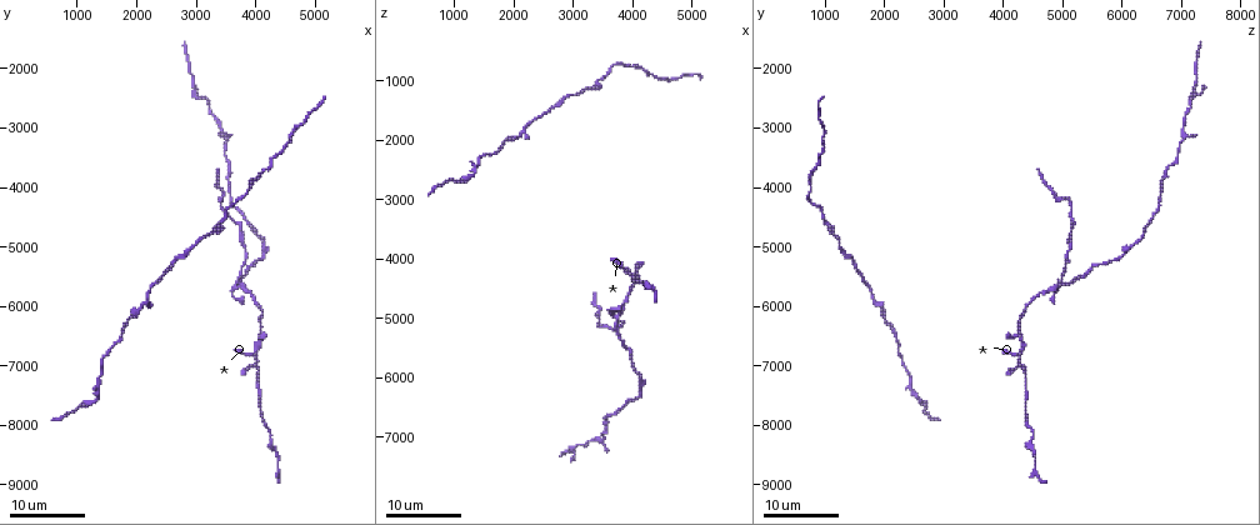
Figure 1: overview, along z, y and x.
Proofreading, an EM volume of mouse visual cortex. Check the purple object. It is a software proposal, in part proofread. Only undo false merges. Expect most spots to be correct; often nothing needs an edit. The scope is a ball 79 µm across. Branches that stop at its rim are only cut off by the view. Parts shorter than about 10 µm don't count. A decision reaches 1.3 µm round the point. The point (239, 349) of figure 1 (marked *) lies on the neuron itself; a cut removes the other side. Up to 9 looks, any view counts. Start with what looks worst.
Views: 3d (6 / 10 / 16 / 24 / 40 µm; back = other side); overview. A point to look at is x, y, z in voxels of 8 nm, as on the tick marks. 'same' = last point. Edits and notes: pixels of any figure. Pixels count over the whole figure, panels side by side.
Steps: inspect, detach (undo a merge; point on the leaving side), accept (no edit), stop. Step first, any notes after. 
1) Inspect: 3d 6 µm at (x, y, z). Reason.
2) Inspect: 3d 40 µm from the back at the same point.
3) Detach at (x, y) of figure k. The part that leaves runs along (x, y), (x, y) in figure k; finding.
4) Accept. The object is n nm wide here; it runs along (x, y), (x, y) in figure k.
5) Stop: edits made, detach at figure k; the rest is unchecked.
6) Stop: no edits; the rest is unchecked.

Inspect: 3d 16 µm at (3700, 5600, 5000). Small branch off a trunk.

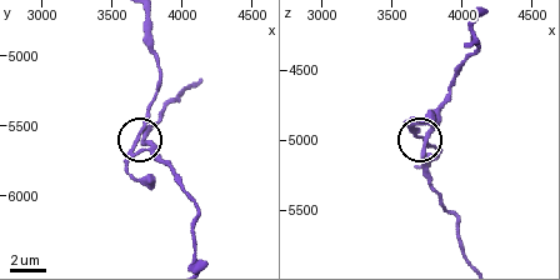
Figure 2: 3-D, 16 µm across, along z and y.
Inspect: 3d 10 µm at the same point. Closer look.

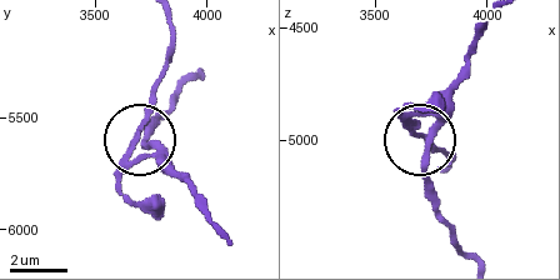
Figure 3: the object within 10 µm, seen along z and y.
Detach at (116, 184) of figure 3. The side arm is 20 µm long; the part that leaves runs along (145, 156), (133, 143), (169, 49), (169, 21) in figure 3; two neurons meet here.

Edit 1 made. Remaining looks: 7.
Inspect: overview.

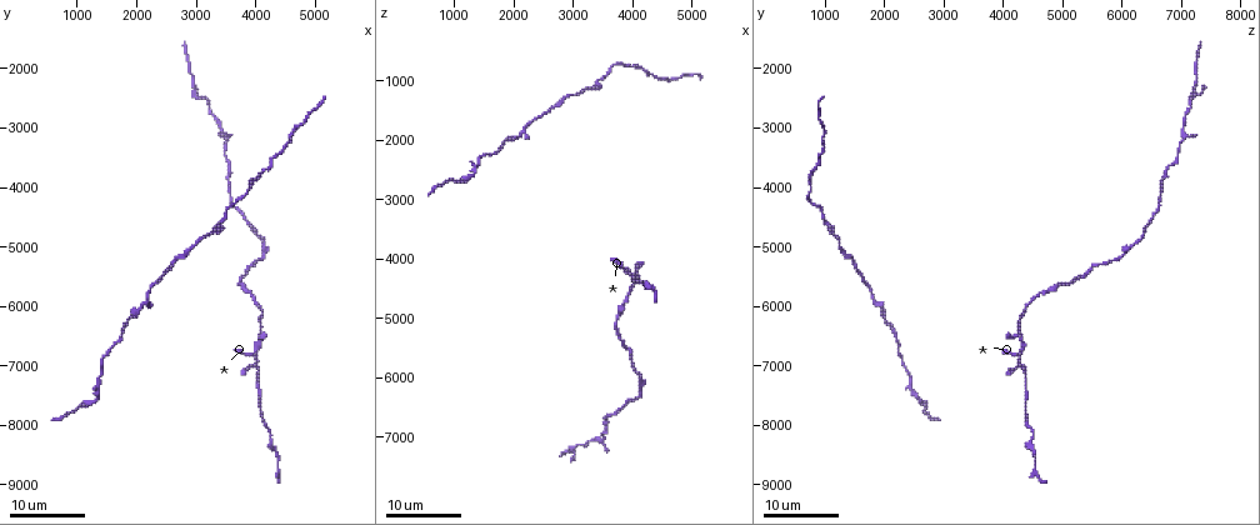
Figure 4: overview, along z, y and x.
Inspect: 3d 24 µm at (3950, 6850, 4250). Two arms in line, one across.

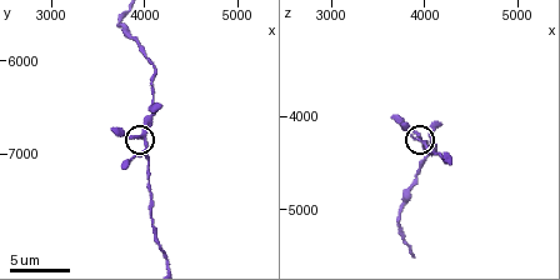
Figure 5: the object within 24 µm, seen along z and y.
Inspect: 3d 10 µm at the same point.

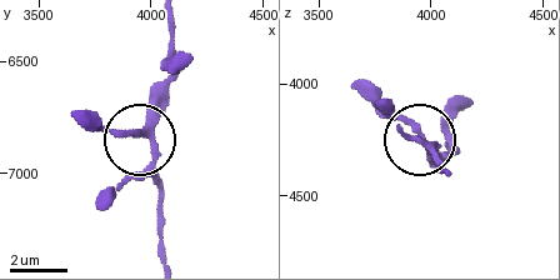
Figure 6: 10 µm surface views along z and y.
Accept. 3 arms meet here; it runs along (94, 116), (141, 135), (155, 164), (163, 219) in figure 6; continuous, no second neuron.

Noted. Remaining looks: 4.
Inspect: 3d 24 µm at (2150, 5950, 1850). Branch point.

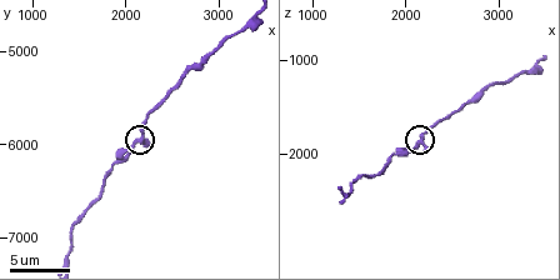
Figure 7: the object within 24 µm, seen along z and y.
Inspect: 3d 6 µm at (2150, 5950, 1850).

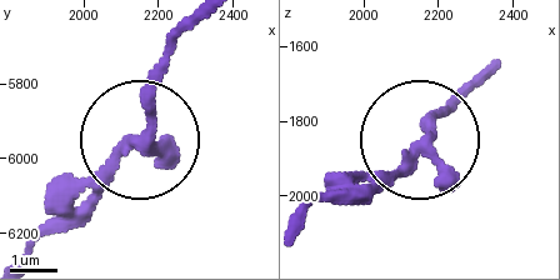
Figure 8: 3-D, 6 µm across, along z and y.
Accept. One neuron here.

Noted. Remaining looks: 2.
Inspect: 3d 24 µm at (4050, 3800, 800). Calibre changes.

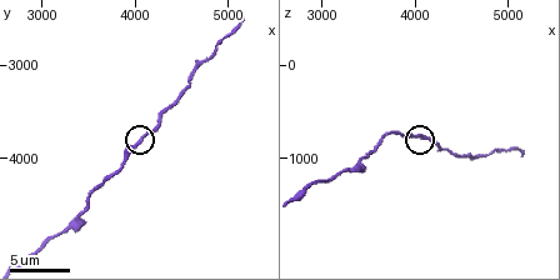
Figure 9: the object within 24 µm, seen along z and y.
Inspect: 3d 10 µm at (4050, 3850, 750). Closer look.

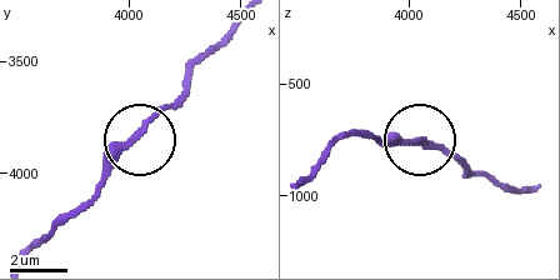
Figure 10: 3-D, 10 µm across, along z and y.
Accept. It runs along (25, 255), (90, 198), (111, 161), (188, 85) in figure 10; continuous, no second neuron.

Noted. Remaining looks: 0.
Stop: edits made, detach at figure 3; the rest is unchecked.

